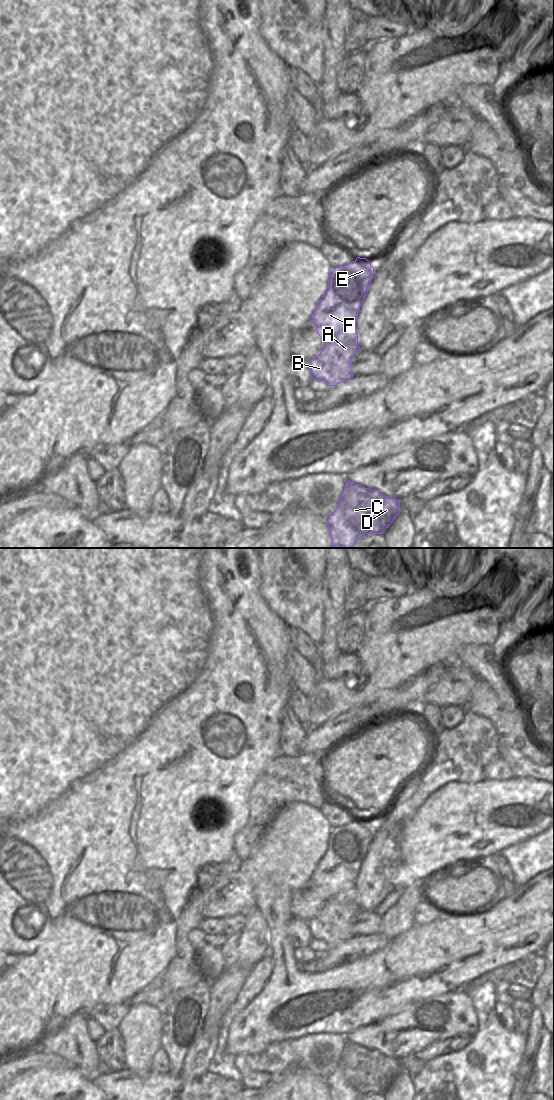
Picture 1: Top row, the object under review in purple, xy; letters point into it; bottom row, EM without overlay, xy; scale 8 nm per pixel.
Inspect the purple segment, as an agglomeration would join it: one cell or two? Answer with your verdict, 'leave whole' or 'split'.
split

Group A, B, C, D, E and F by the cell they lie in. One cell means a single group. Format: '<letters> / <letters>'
A B C D / E F

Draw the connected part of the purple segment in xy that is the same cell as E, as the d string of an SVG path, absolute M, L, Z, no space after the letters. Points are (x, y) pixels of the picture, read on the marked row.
M357 257L355 261L345 266L331 269L328 287L310 317L321 338L329 340L339 332L356 328L356 319L373 277L374 268L366 258Z

